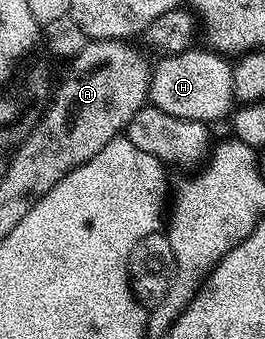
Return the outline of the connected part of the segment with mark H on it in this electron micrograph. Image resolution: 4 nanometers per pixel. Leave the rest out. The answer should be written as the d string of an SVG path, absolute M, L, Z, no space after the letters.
M190 49L180 51L174 55L162 54L161 60L152 64L153 76L149 86L148 102L152 106L163 109L163 113L171 113L171 117L183 117L187 121L199 121L206 125L213 125L216 119L221 119L234 110L235 100L233 98L233 63L224 54L216 50L197 51Z

